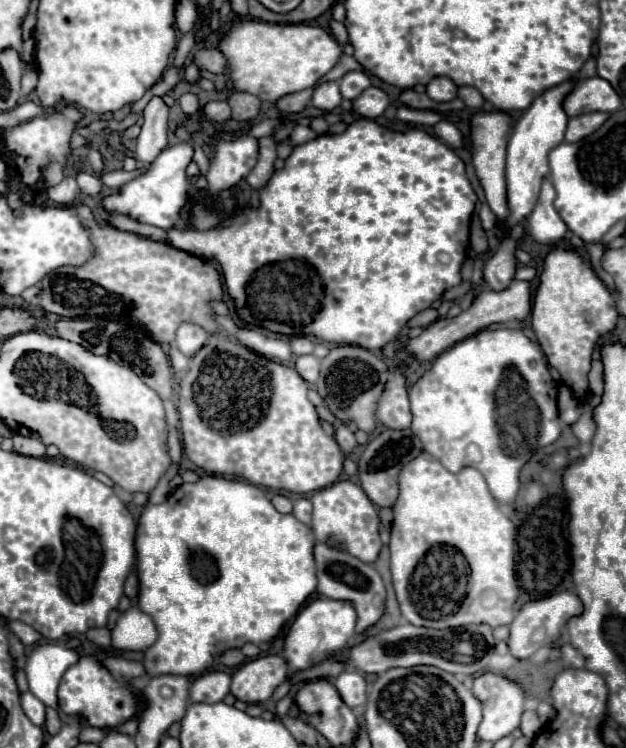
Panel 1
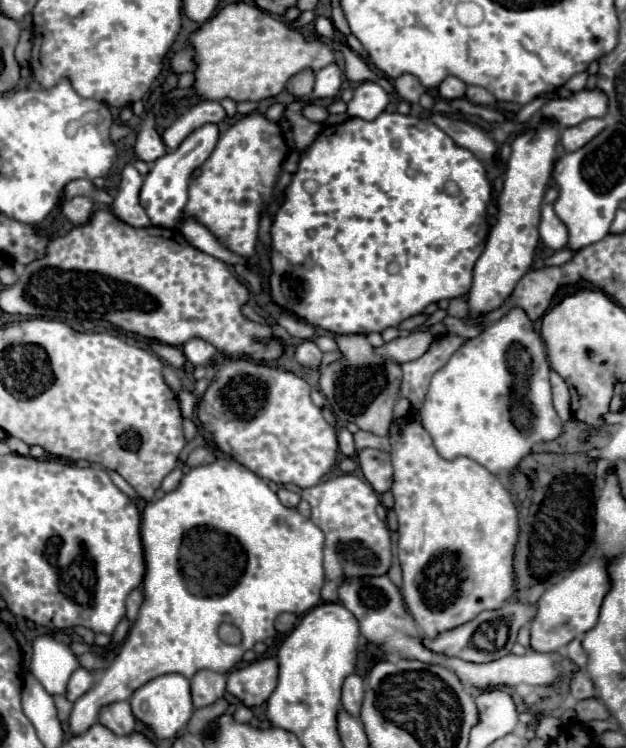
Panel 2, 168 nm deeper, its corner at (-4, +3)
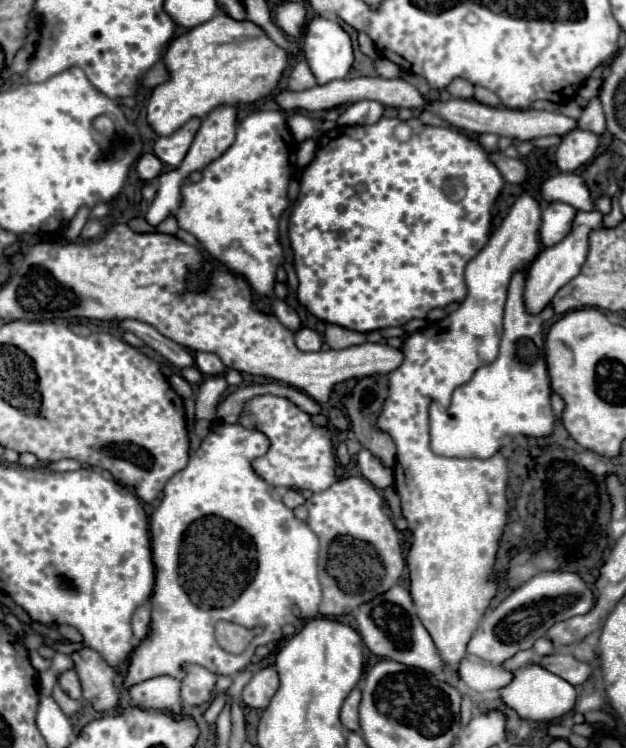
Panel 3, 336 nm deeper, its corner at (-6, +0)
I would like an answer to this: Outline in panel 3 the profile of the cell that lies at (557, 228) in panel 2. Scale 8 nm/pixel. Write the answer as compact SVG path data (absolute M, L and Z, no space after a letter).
M564 202L548 204L542 212L542 228L540 228L542 244L544 246L558 244L570 232L570 222L574 214L576 214L576 208Z

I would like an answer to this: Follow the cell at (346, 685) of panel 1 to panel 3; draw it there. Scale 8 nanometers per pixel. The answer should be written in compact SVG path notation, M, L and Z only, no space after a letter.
M354 688L348 698L344 700L344 706L340 710L340 720L344 724L344 728L352 730L352 732L360 732L360 722L358 722L358 704L360 704L362 692L358 688Z

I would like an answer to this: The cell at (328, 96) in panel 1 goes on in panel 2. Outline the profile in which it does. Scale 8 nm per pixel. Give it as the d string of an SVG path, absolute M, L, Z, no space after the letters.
M330 63L328 67L320 69L316 73L316 85L314 85L314 97L334 97L340 91L342 83L342 71L336 63Z

